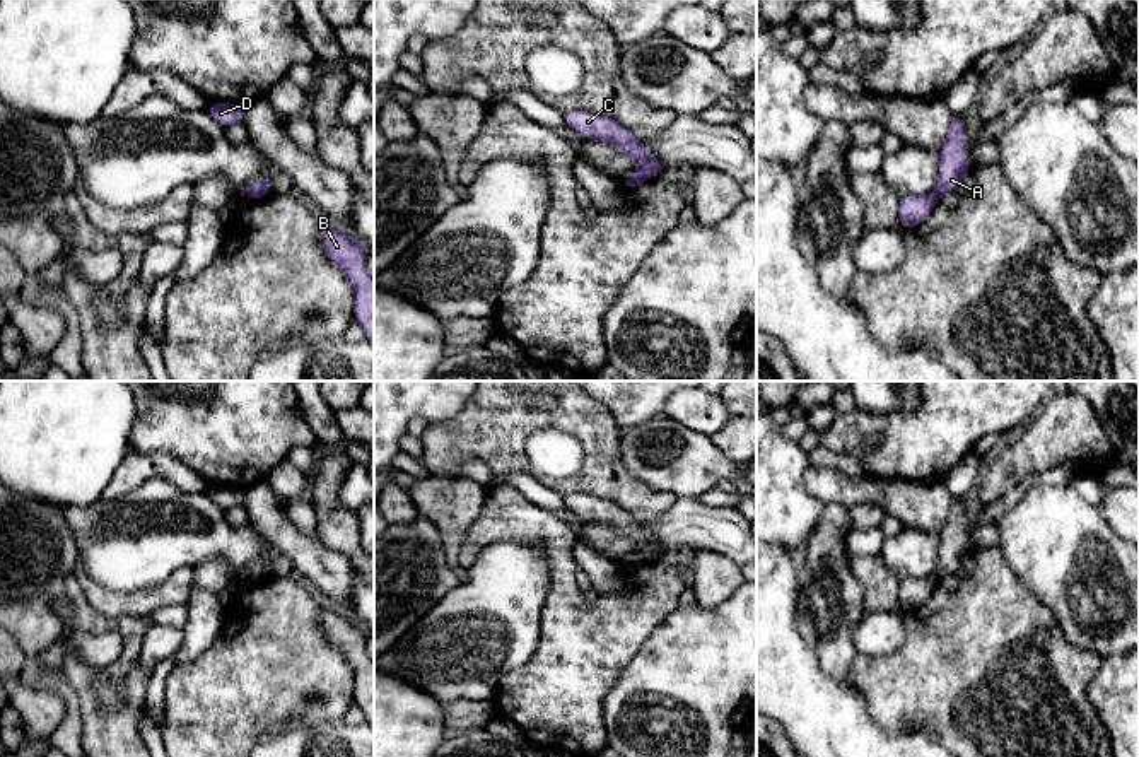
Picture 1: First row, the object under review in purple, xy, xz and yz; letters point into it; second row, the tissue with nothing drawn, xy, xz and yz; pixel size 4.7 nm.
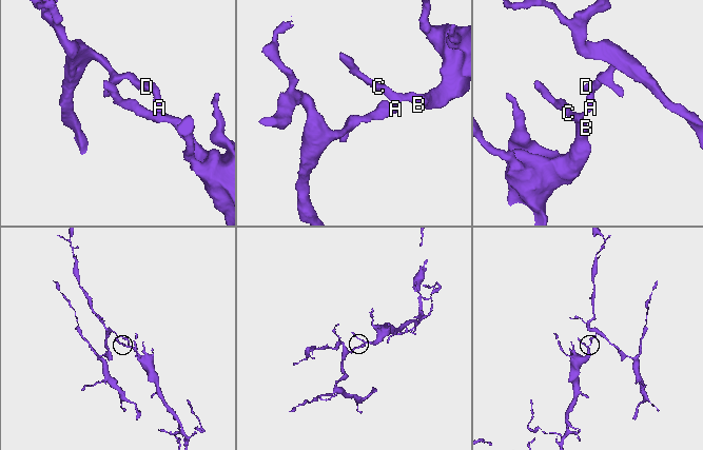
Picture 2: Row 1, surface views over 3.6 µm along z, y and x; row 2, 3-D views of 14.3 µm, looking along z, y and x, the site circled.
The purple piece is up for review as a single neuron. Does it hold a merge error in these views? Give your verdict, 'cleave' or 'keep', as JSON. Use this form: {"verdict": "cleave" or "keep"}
{"verdict": "cleave"}

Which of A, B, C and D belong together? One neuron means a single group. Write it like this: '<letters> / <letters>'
A D / B C

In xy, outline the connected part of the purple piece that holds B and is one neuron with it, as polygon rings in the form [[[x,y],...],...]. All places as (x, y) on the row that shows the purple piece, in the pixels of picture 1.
[[[323,226],[321,241],[326,256],[342,270],[353,287],[355,321],[364,328],[365,340],[374,345],[374,279],[367,272],[367,251],[359,238]]]

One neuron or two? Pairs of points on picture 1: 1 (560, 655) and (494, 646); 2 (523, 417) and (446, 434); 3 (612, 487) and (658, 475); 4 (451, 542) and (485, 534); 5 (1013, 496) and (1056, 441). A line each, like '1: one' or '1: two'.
1: two
2: one
3: two
4: two
5: two

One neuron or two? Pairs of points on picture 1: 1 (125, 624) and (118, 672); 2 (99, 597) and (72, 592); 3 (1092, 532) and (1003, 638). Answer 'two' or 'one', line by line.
1: one
2: two
3: two

